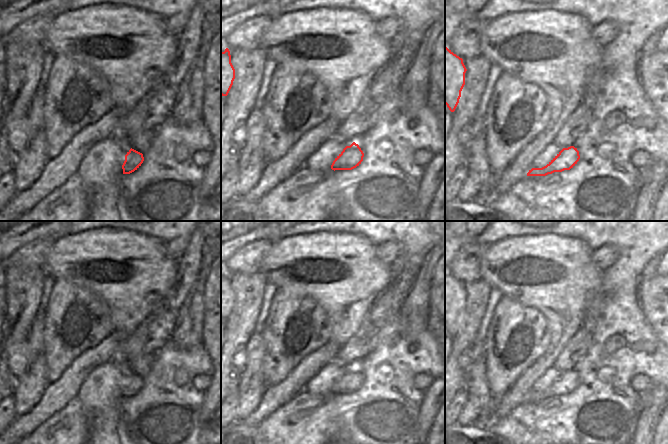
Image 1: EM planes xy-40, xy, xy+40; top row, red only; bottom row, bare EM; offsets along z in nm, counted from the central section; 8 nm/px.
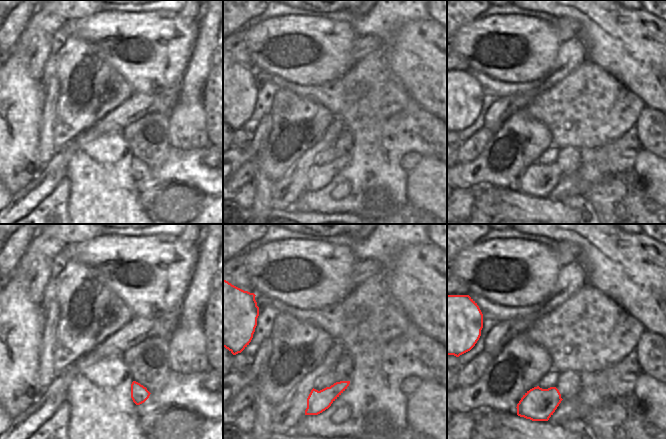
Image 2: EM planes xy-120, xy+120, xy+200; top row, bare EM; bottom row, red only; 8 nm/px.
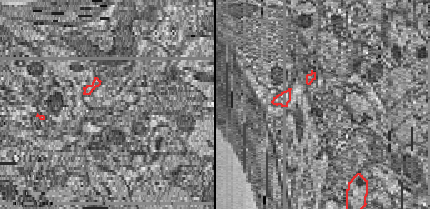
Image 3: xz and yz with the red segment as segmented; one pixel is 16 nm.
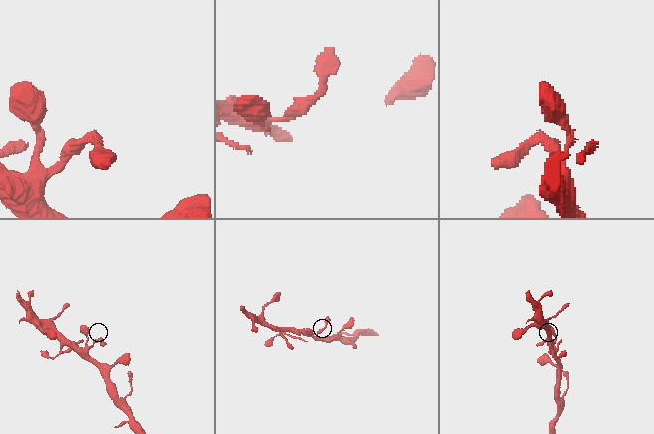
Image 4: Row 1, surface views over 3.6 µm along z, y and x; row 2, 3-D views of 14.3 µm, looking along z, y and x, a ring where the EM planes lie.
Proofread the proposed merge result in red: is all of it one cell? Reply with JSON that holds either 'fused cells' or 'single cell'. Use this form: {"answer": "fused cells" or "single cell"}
{"answer": "single cell"}

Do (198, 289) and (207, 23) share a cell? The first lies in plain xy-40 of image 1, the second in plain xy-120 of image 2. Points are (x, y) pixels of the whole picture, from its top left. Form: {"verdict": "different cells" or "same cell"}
{"verdict": "different cells"}

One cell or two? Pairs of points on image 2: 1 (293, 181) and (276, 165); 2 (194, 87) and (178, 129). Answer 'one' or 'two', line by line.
1: two
2: two

